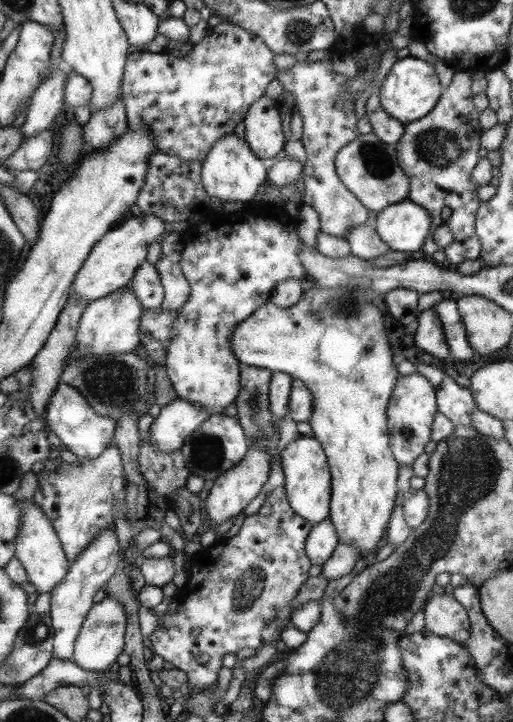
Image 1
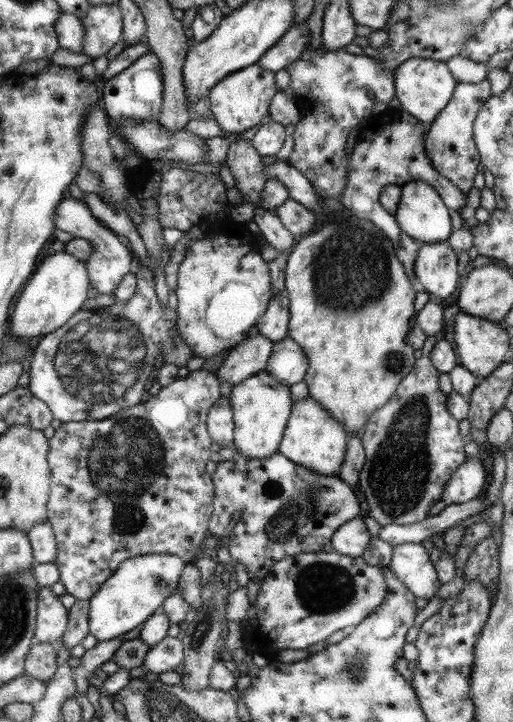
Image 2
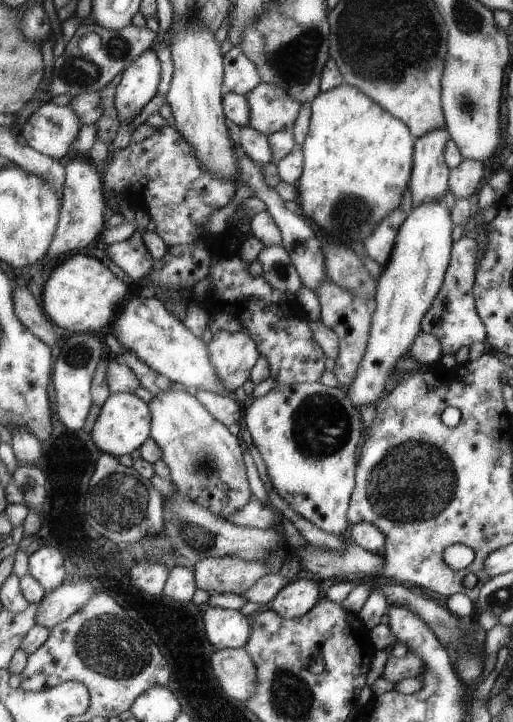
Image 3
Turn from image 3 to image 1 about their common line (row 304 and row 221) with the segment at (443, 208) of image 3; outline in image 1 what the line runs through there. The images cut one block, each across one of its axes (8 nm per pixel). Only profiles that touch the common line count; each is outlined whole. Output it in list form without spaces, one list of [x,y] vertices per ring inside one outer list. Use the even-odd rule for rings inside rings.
[[[404,200],[378,213],[376,231],[391,251],[420,253],[433,228],[433,218],[422,205]]]

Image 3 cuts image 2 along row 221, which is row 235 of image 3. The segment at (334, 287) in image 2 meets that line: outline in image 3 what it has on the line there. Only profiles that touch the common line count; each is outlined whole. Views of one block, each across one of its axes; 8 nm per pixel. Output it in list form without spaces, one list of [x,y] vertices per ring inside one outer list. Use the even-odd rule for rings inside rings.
[[[344,82],[334,89],[322,92],[312,102],[310,130],[301,148],[305,169],[297,181],[299,213],[312,218],[318,226],[330,232],[344,232],[348,240],[369,238],[377,225],[401,204],[413,173],[414,136],[404,121],[394,117],[360,89]]]

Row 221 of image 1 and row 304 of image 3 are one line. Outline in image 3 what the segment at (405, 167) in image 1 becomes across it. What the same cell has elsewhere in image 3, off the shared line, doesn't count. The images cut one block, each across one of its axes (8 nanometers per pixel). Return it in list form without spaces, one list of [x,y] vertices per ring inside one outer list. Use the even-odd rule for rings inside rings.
[[[464,234],[458,242],[454,242],[452,247],[452,260],[449,268],[445,273],[445,281],[438,292],[437,299],[434,300],[433,307],[426,312],[424,319],[421,321],[421,333],[436,336],[443,347],[444,355],[456,355],[462,347],[471,347],[474,342],[484,342],[488,338],[487,329],[484,328],[485,322],[476,312],[477,306],[474,306],[474,296],[472,294],[472,284],[474,284],[474,272],[476,268],[476,242],[472,238],[467,238]],[[448,298],[445,305],[444,299]],[[434,318],[442,320],[441,326],[436,326]]]

